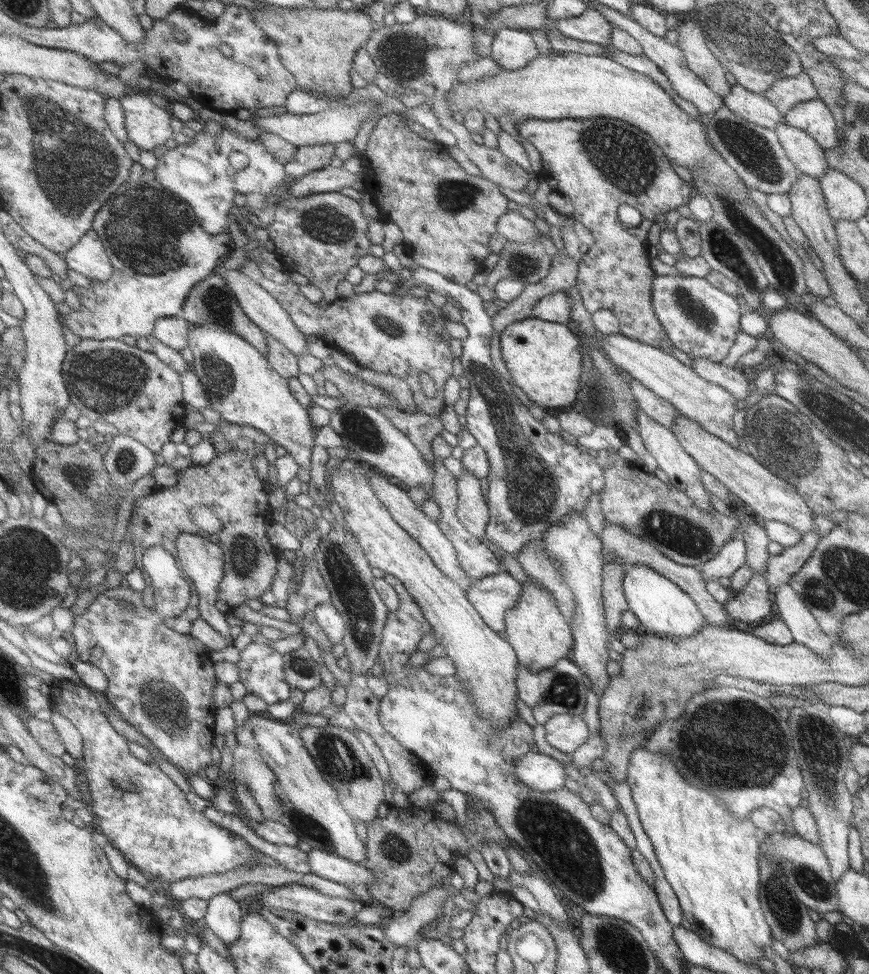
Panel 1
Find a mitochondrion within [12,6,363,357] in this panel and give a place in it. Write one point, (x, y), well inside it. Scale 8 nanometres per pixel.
(86, 160)

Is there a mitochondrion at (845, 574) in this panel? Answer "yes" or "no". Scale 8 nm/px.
yes

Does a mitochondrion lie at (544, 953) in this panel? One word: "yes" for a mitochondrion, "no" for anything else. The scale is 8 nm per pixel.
no

